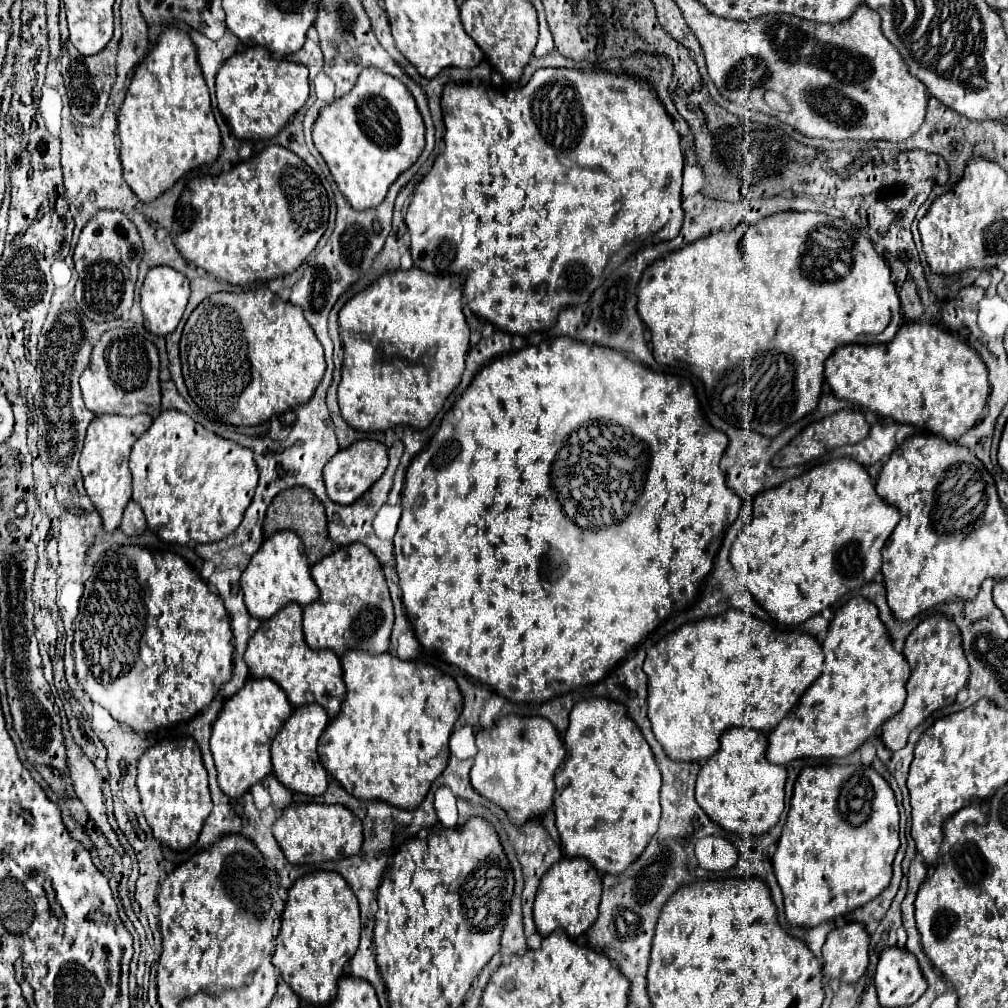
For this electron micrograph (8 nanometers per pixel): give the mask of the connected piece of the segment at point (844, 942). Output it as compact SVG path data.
M858 921L846 923L842 929L828 933L822 949L822 973L844 983L856 983L868 967L870 935Z

